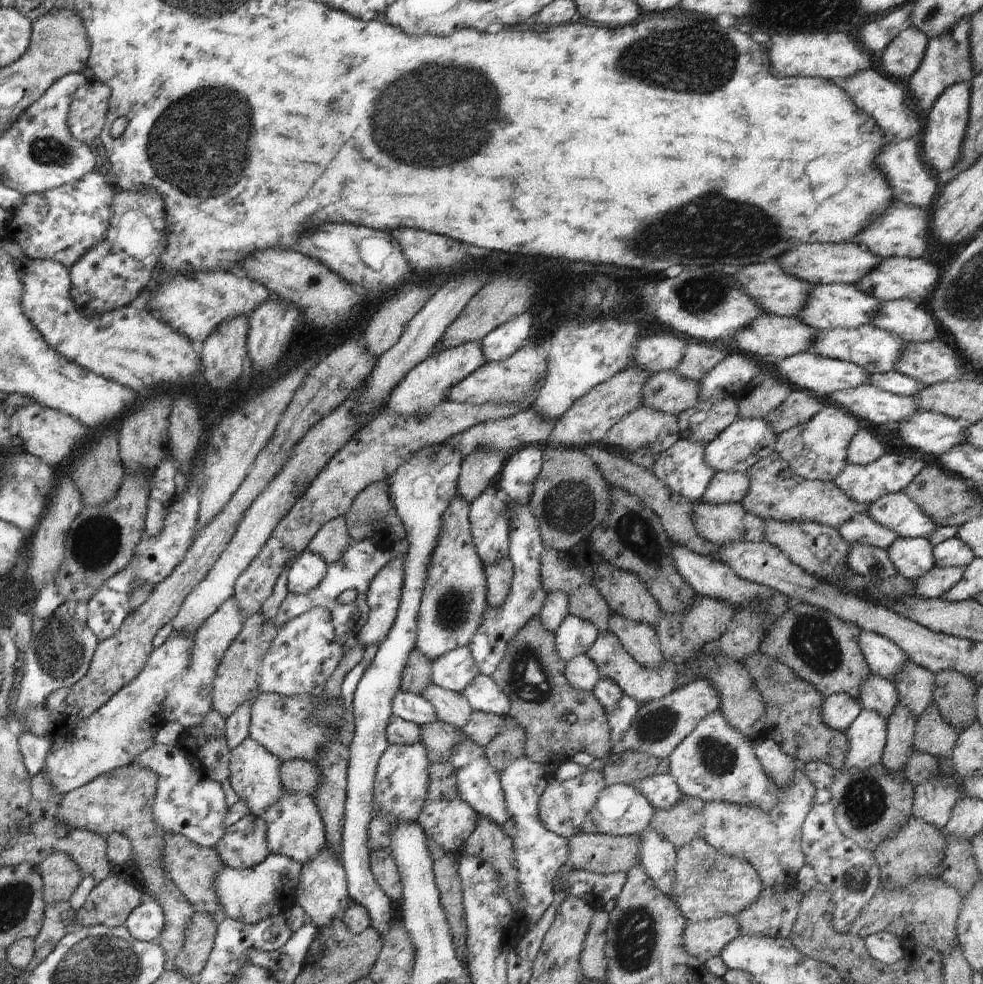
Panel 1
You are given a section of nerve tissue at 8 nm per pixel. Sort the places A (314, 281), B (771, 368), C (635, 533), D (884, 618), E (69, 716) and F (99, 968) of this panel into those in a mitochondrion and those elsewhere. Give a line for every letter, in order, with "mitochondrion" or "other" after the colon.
A: other
B: other
C: mitochondrion
D: other
E: other
F: mitochondrion

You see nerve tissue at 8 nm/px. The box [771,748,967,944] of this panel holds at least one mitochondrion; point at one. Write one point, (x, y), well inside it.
(864, 802)

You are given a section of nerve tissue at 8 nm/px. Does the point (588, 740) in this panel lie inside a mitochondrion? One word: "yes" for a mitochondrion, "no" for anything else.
no

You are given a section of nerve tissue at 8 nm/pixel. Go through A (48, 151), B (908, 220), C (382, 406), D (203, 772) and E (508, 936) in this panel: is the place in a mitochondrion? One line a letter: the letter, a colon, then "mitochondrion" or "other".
A: mitochondrion
B: other
C: other
D: other
E: other

